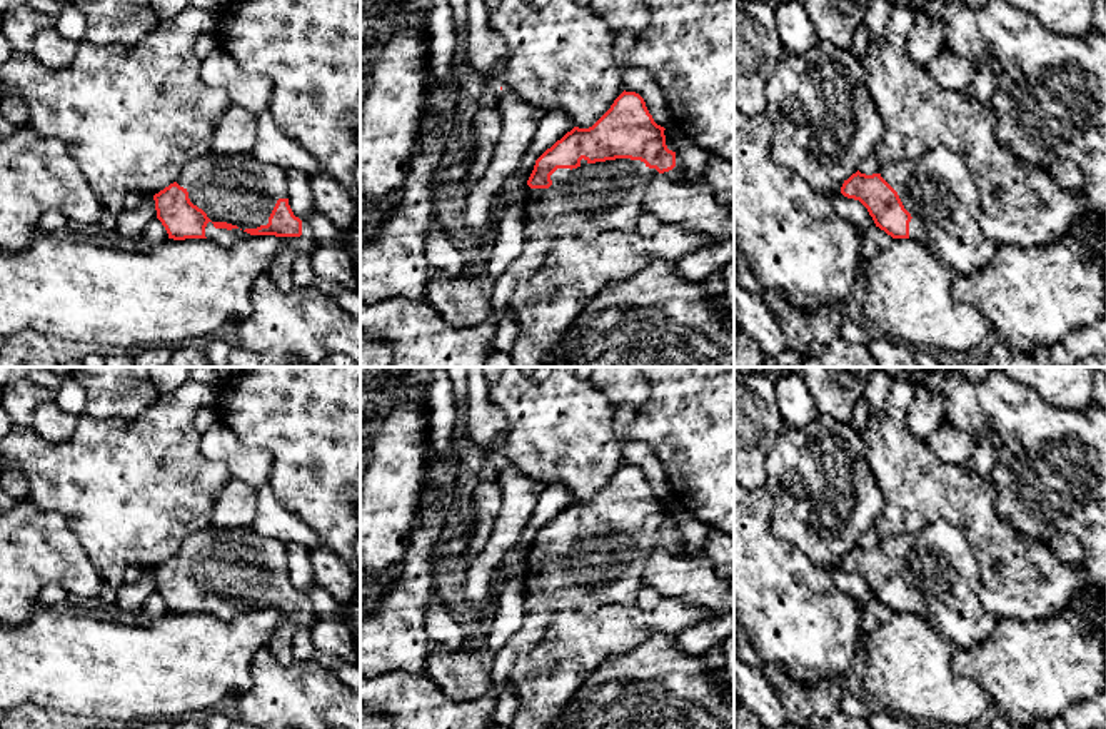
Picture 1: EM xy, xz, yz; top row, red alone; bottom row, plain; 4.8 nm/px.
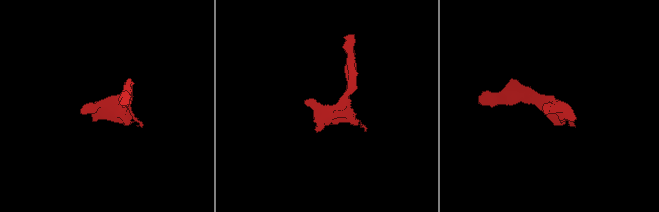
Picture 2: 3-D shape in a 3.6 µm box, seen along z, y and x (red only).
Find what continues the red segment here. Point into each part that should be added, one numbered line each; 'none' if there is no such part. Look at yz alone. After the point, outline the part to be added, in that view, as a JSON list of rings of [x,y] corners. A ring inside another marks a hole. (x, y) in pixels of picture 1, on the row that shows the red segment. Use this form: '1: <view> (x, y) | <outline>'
1: yz (938, 191) | [[[938,145],[917,160],[881,165],[877,172],[911,214],[909,239],[926,245],[954,274],[988,265],[998,244],[978,225],[978,190],[966,163]]]

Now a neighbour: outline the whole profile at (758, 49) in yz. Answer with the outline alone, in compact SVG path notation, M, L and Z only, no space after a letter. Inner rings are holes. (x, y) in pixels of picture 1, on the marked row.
M734 0L734 108L766 115L766 85L784 53L776 5L767 0Z

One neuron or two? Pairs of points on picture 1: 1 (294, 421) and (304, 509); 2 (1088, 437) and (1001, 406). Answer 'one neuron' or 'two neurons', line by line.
1: one neuron
2: one neuron

